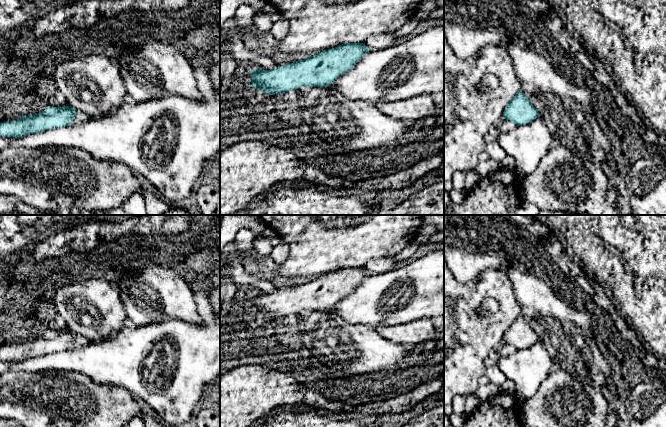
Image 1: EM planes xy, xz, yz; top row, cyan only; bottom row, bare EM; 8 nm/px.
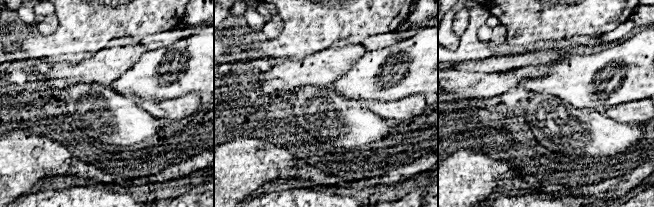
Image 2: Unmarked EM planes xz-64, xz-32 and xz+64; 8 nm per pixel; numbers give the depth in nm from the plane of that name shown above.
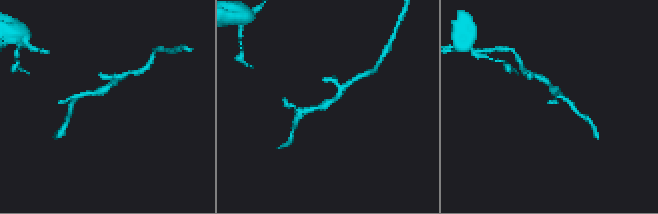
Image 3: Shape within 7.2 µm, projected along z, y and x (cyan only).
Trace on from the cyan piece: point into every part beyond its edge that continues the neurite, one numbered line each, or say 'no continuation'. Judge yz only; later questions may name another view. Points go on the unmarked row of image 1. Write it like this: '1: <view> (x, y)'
no continuation

